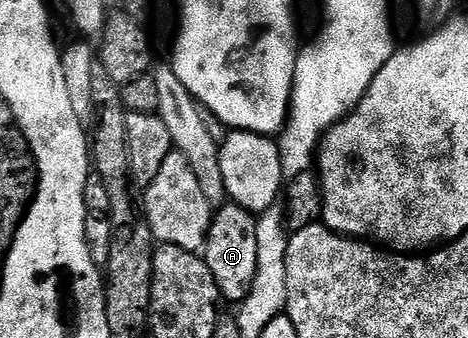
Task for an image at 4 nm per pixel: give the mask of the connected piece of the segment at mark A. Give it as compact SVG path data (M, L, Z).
M234 203L222 204L212 214L207 241L203 248L203 258L209 267L211 278L215 281L220 296L233 305L240 304L251 290L256 278L257 235L254 214L245 211Z

